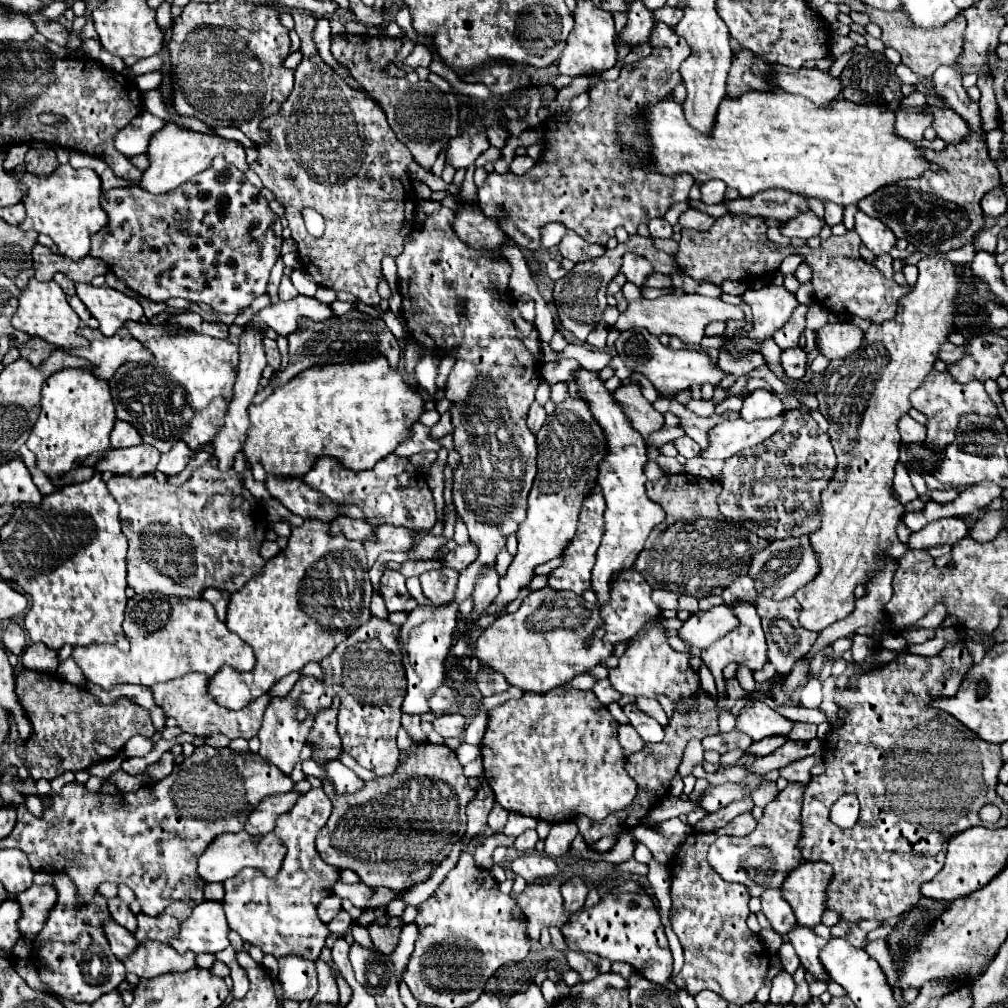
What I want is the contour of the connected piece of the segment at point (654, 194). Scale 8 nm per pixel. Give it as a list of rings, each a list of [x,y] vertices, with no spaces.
[[[656,23],[649,40],[652,41],[653,51],[638,61],[636,69],[620,71],[620,77],[616,81],[596,83],[590,89],[590,105],[584,111],[554,113],[542,123],[544,155],[526,175],[516,177],[514,173],[506,175],[490,173],[484,185],[478,189],[480,207],[484,209],[486,215],[498,215],[494,213],[494,207],[504,209],[508,213],[508,217],[502,219],[502,229],[520,247],[538,249],[540,229],[546,223],[562,223],[566,229],[576,231],[588,243],[606,245],[606,239],[614,235],[614,229],[618,225],[626,227],[628,233],[634,233],[642,221],[664,217],[672,203],[688,201],[690,187],[694,185],[694,179],[690,179],[690,175],[682,173],[682,175],[669,176],[668,179],[666,175],[644,171],[638,159],[640,153],[650,155],[650,143],[646,143],[646,135],[642,135],[642,123],[638,123],[634,115],[638,115],[642,107],[658,103],[658,99],[666,99],[666,95],[674,91],[674,87],[682,81],[680,64],[690,55],[690,47],[686,45],[686,41],[678,39],[678,35],[674,35],[674,31],[664,23]]]

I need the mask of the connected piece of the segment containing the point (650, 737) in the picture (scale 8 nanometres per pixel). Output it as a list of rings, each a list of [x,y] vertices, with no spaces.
[[[626,705],[624,713],[628,715],[630,725],[640,733],[640,737],[646,743],[660,743],[664,739],[664,729],[652,717],[648,717],[644,711],[640,711],[636,705]]]

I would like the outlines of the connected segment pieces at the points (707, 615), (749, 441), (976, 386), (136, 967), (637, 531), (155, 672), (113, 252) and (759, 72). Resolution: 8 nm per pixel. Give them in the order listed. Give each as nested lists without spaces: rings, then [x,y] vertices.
[[[720,605],[708,611],[694,613],[688,621],[684,621],[680,637],[690,641],[698,649],[706,649],[734,627],[738,627],[738,617],[734,615],[734,611],[730,611],[730,607]]]
[[[782,415],[752,423],[746,423],[744,419],[734,421],[726,419],[710,431],[710,447],[700,455],[708,459],[728,459],[738,451],[764,443],[766,439],[770,439],[770,435],[778,433],[780,429],[782,429]]]
[[[930,371],[930,375],[926,375],[926,379],[922,381],[922,387],[918,387],[918,391],[912,391],[910,395],[910,403],[914,409],[918,409],[920,413],[926,415],[928,423],[928,445],[940,453],[944,453],[946,445],[950,445],[956,437],[956,427],[958,427],[958,417],[962,413],[980,413],[980,415],[990,415],[994,417],[998,411],[994,407],[994,403],[990,401],[984,385],[980,381],[970,381],[970,383],[956,383],[952,379],[952,375],[948,371]]]
[[[148,939],[146,943],[140,943],[140,947],[136,947],[134,953],[130,953],[124,959],[124,965],[126,971],[136,973],[138,977],[152,979],[170,971],[190,971],[196,967],[194,959],[194,953],[178,955],[172,947]]]
[[[578,367],[572,373],[576,385],[580,387],[582,399],[588,403],[588,409],[592,417],[598,421],[606,435],[606,459],[600,463],[600,475],[598,475],[598,487],[604,493],[606,499],[606,511],[604,511],[604,521],[606,521],[606,531],[598,549],[596,565],[592,569],[592,591],[596,593],[598,605],[608,603],[610,597],[610,581],[612,575],[628,569],[634,565],[638,553],[644,547],[646,537],[650,531],[664,521],[664,511],[660,505],[650,501],[646,497],[646,475],[644,475],[644,465],[648,461],[646,457],[646,445],[644,437],[632,429],[630,419],[626,417],[624,409],[618,405],[618,401],[612,397],[612,393],[604,387],[604,381],[596,371],[588,371],[584,367]]]
[[[136,595],[128,601],[124,631],[132,645],[128,653],[122,653],[116,645],[74,649],[72,657],[82,667],[88,681],[110,689],[114,683],[164,683],[192,671],[212,677],[222,665],[230,665],[236,671],[254,669],[254,649],[236,633],[230,633],[216,617],[214,607],[204,599]]]
[[[218,155],[218,159],[214,159],[214,163],[206,171],[202,171],[202,175],[196,175],[190,183],[186,183],[186,185],[182,185],[182,187],[178,187],[174,191],[168,191],[164,195],[154,195],[154,193],[148,193],[148,191],[142,191],[142,187],[138,187],[138,185],[110,189],[110,191],[106,191],[102,195],[102,209],[108,213],[110,221],[98,235],[94,235],[90,255],[102,259],[110,267],[110,271],[118,279],[122,279],[130,289],[134,289],[136,293],[140,293],[140,295],[156,301],[156,303],[162,303],[168,297],[182,297],[182,299],[188,299],[188,301],[206,303],[214,311],[220,311],[220,313],[238,313],[240,309],[248,307],[256,297],[266,293],[266,283],[268,283],[268,277],[270,277],[270,269],[278,261],[280,247],[282,247],[282,241],[284,241],[282,239],[280,217],[276,213],[272,213],[272,209],[268,207],[268,201],[246,179],[246,175],[242,171],[238,171],[236,167],[230,167],[230,163],[226,163],[226,159],[222,159],[222,155]]]
[[[740,49],[738,55],[732,55],[726,95],[738,99],[746,91],[778,91],[778,87],[770,87],[770,83],[766,83],[766,61],[752,51]]]

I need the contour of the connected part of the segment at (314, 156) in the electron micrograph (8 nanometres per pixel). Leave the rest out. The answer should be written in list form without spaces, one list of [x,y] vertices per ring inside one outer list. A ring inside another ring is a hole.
[[[304,13],[294,15],[296,33],[302,41],[300,53],[302,61],[298,63],[294,77],[294,91],[282,103],[278,115],[266,117],[260,127],[268,131],[268,145],[258,145],[258,159],[250,165],[250,169],[262,179],[264,187],[268,187],[276,199],[286,209],[286,219],[292,229],[292,237],[298,243],[298,257],[302,269],[312,275],[312,279],[326,289],[332,291],[348,291],[356,295],[362,303],[380,305],[380,295],[376,291],[378,281],[382,277],[382,259],[384,255],[400,255],[404,247],[404,239],[410,235],[414,227],[416,201],[412,183],[408,177],[408,165],[412,163],[412,155],[404,143],[400,143],[390,131],[384,111],[362,91],[350,89],[338,73],[322,61],[318,49],[312,41],[312,31],[316,25],[314,17]],[[316,177],[346,177],[346,185],[322,185]],[[302,207],[314,207],[326,221],[326,235],[322,239],[314,239],[308,235],[302,221]]]

